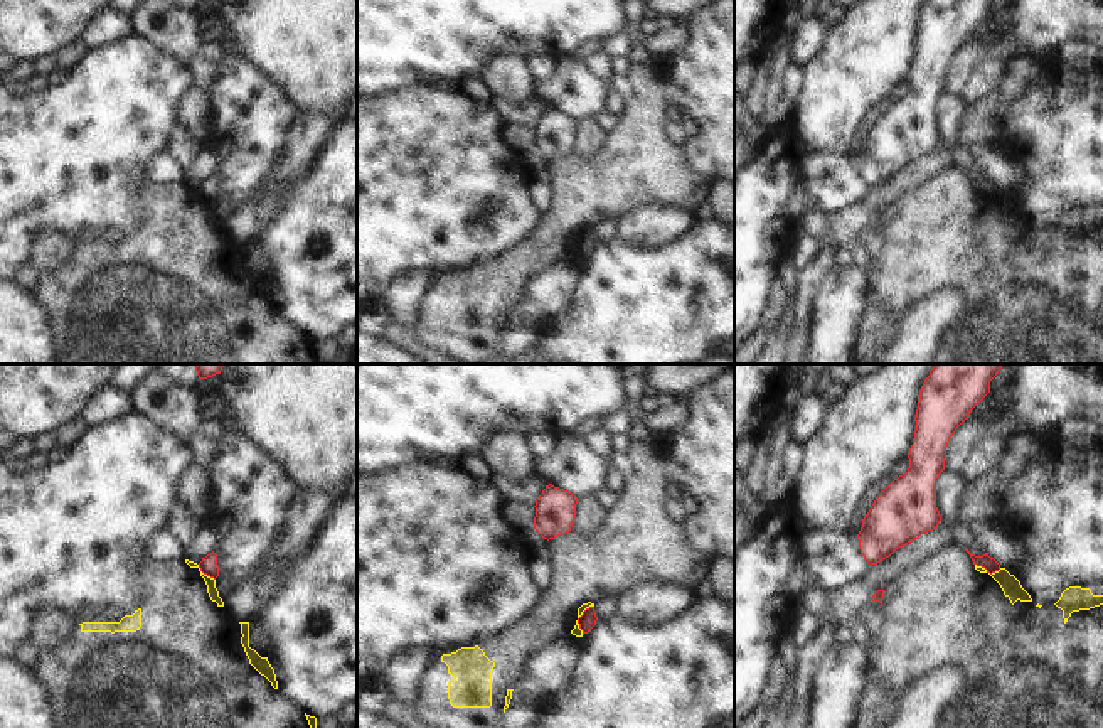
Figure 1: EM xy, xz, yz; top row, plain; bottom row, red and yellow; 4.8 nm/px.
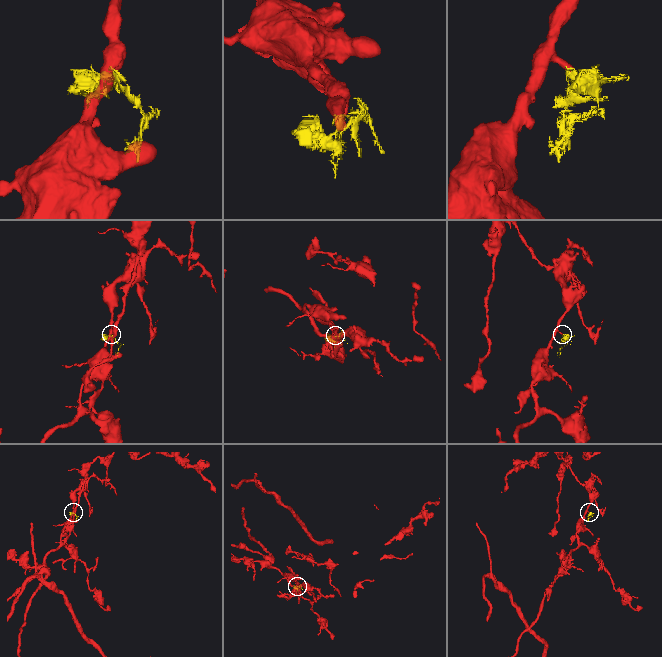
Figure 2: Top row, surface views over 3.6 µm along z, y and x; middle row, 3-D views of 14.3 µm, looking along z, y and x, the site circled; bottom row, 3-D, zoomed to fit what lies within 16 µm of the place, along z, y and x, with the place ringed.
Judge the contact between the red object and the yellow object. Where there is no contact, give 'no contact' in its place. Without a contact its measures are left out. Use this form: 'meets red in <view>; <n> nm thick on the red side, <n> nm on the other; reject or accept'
meets red in xy; 80 nm thick on the red side, 50 nm on the other; reject

